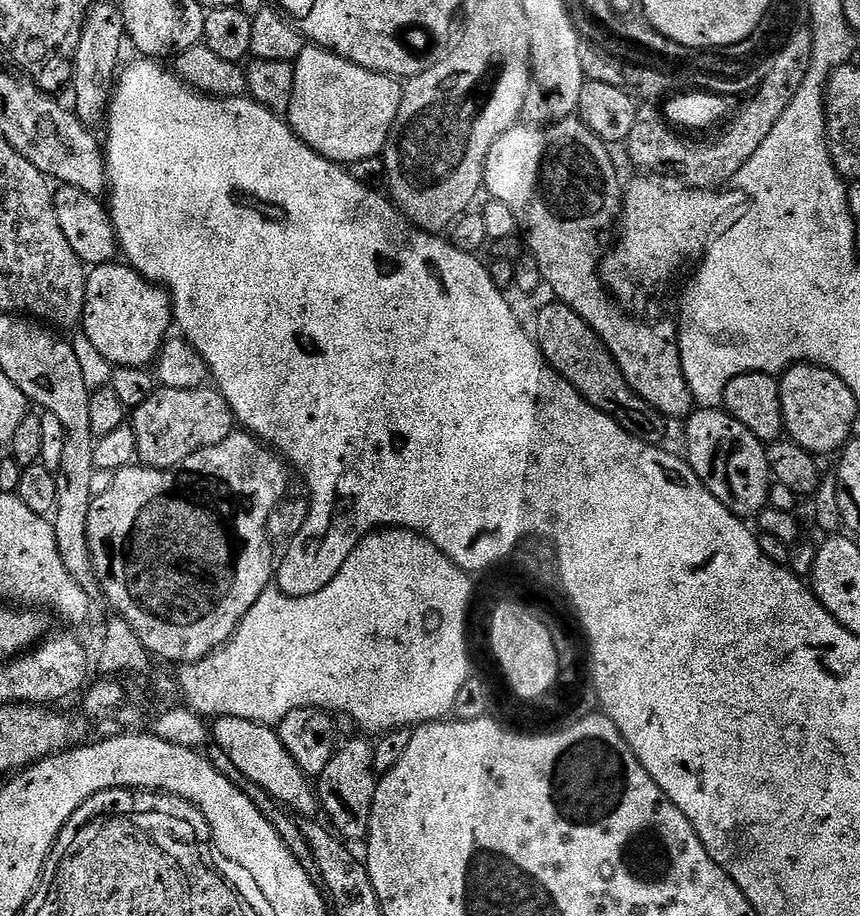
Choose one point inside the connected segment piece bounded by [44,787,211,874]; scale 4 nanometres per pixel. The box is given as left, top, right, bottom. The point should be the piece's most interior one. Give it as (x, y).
(125, 800)

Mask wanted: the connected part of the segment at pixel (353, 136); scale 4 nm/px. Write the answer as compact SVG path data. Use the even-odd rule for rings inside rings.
M307 46L294 61L294 94L286 122L296 137L320 156L341 166L353 166L383 153L403 97L397 77L366 70L326 48Z

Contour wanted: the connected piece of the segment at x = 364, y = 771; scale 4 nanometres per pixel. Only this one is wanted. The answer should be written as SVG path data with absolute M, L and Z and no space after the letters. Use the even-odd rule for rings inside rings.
M352 740L349 744L341 743L333 752L326 770L318 778L318 804L332 819L331 827L345 841L367 841L368 827L372 821L372 803L376 797L378 771L375 768L376 756L364 740Z

